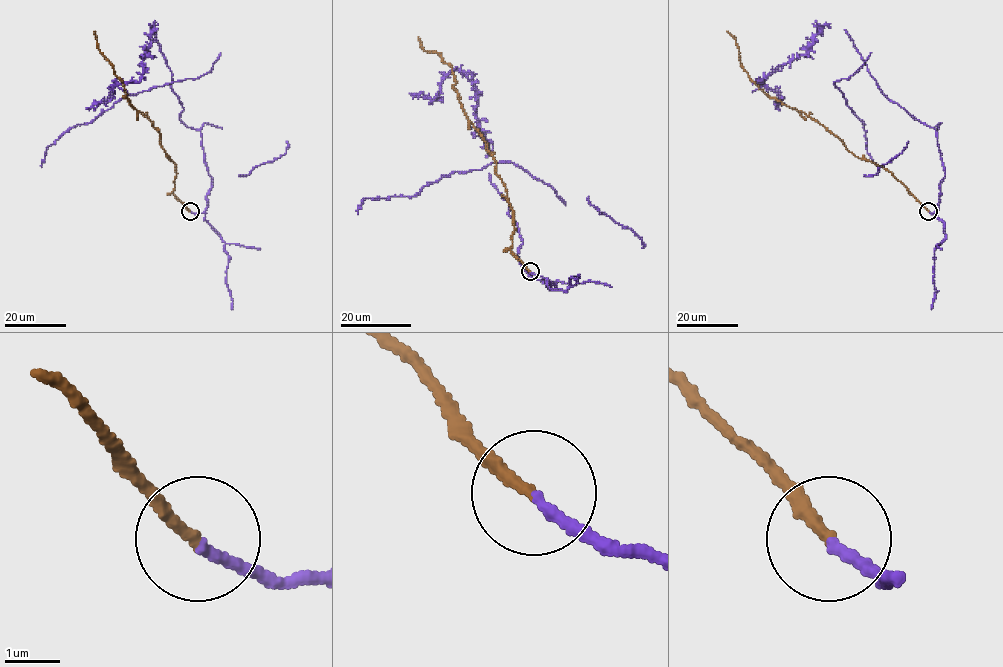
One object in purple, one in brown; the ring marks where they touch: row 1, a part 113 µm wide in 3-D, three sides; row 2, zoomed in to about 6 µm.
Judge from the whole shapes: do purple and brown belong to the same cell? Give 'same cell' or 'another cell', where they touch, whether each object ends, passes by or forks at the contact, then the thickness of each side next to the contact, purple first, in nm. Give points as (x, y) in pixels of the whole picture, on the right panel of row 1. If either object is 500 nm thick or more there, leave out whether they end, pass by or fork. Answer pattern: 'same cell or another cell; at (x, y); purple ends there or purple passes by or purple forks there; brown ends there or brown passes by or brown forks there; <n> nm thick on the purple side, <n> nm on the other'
same cell; at (928, 211); purple ends there; brown ends there; 190 nm thick on the purple side, 220 nm on the other

